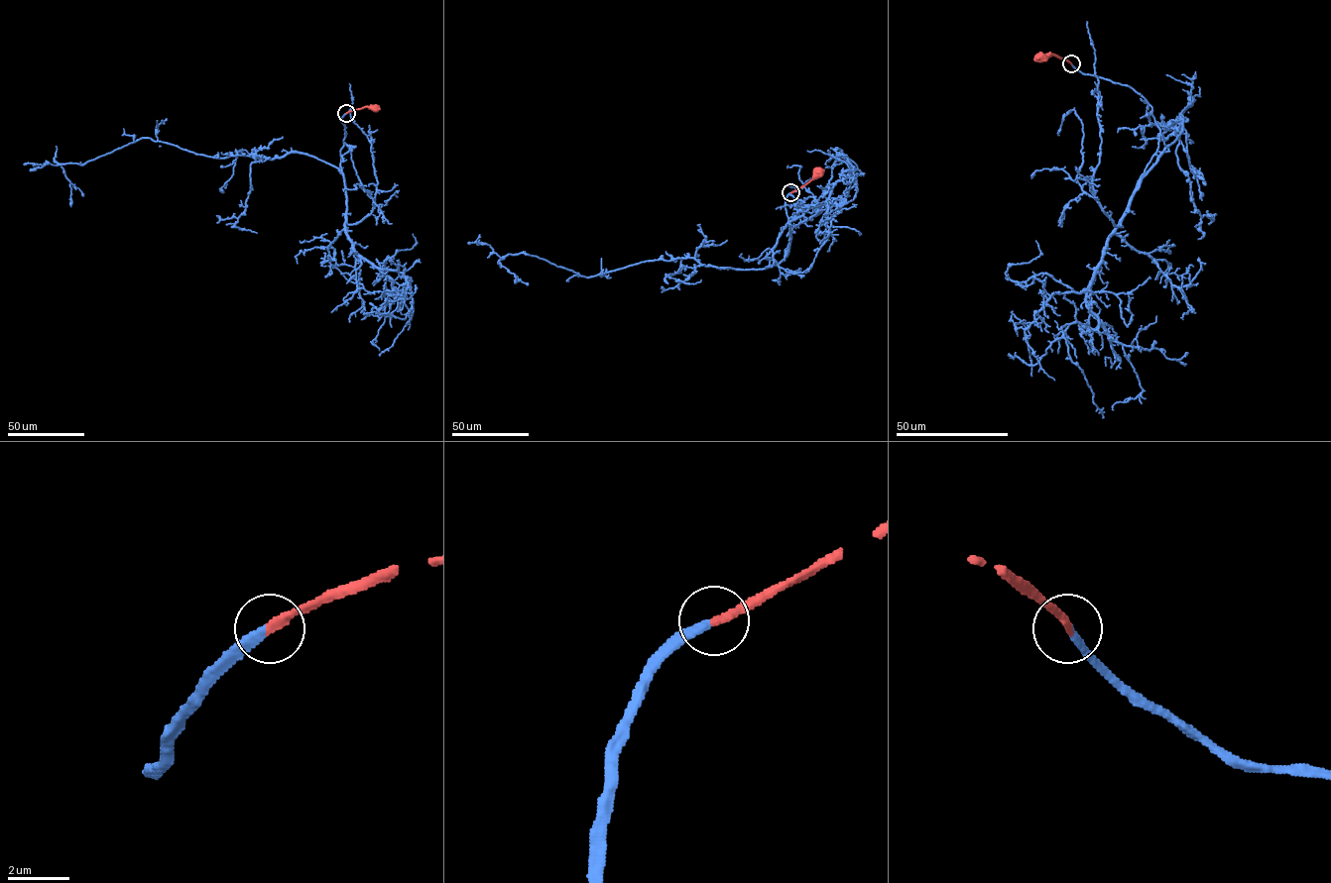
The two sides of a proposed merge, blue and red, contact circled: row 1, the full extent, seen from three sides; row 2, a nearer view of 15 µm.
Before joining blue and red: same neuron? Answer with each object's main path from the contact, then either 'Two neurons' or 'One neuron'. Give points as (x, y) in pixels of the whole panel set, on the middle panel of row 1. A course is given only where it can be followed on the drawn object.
Course of blue: (790, 192), (789, 243), (768, 268), (674, 259), (586, 277), (507, 254), (499, 262), (515, 282). Course of red: (790, 192), (809, 181), (818, 170). One neuron

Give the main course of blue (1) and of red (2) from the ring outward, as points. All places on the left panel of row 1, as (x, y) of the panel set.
1: (346, 113), (342, 172), (297, 153), (214, 158), (142, 138), (83, 164), (55, 161), (69, 181), (70, 206)
2: (346, 113), (365, 107), (374, 108)

